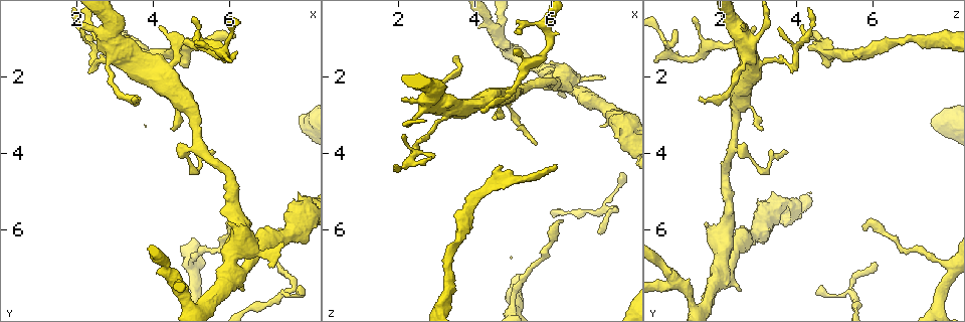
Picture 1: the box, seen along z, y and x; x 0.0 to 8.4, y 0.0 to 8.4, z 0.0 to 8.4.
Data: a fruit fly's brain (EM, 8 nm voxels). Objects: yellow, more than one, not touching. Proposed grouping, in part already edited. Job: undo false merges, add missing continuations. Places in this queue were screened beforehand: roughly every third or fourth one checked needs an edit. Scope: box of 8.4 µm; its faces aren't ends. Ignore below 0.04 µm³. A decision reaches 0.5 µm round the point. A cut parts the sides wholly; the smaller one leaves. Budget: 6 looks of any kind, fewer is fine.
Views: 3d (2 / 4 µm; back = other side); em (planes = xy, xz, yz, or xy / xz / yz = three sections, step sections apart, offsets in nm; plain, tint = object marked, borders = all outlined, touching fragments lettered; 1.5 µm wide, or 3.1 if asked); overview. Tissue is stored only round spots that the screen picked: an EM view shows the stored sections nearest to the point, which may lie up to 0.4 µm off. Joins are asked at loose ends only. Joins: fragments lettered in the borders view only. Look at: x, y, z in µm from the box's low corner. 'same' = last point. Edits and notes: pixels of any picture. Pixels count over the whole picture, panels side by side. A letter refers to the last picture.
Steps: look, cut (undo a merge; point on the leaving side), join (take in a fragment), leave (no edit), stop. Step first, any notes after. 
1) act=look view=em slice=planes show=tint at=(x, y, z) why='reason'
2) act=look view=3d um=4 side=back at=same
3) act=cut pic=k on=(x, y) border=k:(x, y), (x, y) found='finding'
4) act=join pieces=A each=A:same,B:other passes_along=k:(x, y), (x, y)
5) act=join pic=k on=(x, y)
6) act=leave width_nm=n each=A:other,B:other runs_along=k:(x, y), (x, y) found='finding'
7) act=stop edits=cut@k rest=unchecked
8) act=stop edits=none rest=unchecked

act=look view=3d um=4 at=(3.45, 2.50, 1.50) why='free end'

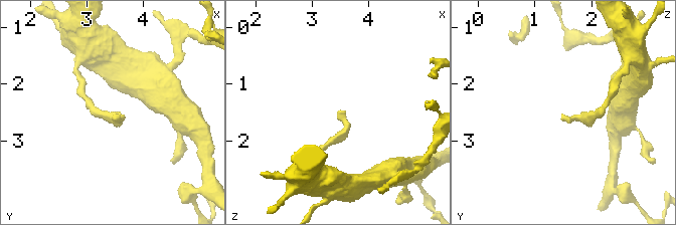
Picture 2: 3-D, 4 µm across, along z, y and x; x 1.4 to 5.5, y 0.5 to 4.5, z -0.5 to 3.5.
act=look view=em slice=planes show=borders at=(3.50, 2.50, 1.50) why='shape alone is not enough'

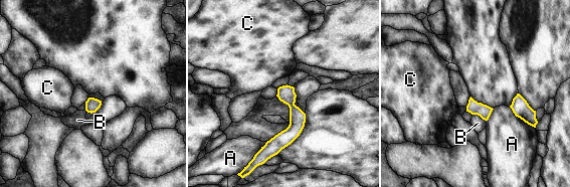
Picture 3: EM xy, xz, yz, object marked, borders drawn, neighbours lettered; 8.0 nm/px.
act=leave longest_contact=A:260nm each=A:other,B:other,C:other border=3:(472, 114), (479, 115), (485, 121) found='none of them fits'

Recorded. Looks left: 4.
act=look view=em slice=planes show=borders at=(2.95, 1.25, 4.10) why='free end'

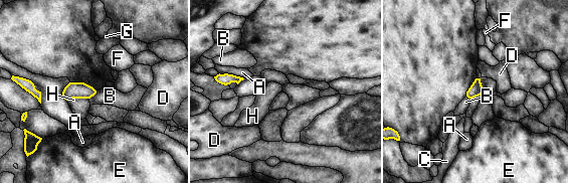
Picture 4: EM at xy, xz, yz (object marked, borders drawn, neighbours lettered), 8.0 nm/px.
act=leave longest_contact=A:200nm each=A:other,B:other,C:other,D:other,E:other,F:other,G:other,H:other border=4:(97, 90), (88, 99) found='none of them fits'

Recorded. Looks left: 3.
act=look view=3d um=2 at=(4.55, 7.35, 0.90) why='two arms in line, one across'

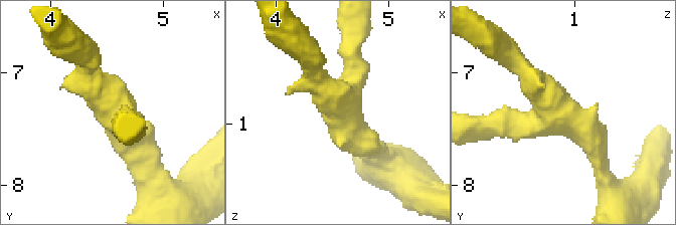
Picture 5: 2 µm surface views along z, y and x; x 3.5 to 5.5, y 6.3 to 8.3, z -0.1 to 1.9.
act=look view=em slice=planes show=tint at=(4.60, 7.36, 0.90)

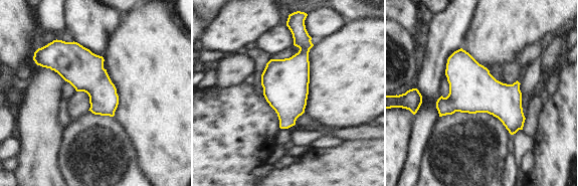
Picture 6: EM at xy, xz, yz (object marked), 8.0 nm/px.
act=look view=em slice=planes show=borders at=same

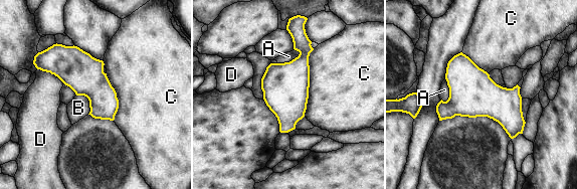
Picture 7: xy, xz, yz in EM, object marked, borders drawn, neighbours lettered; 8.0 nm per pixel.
act=leave width_nm=360 each=A:other,B:other,C:other,D:other border=7:(314, 48), (304, 116) found='all the same neuron'

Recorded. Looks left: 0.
act=stop edits=none rest=unchecked

